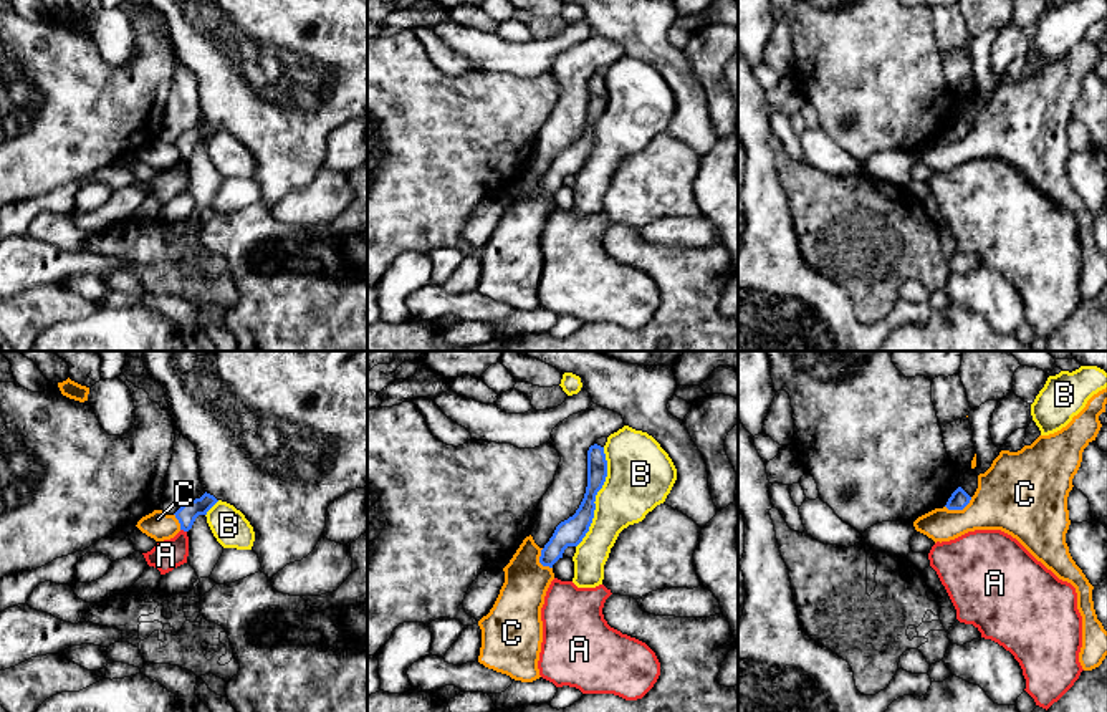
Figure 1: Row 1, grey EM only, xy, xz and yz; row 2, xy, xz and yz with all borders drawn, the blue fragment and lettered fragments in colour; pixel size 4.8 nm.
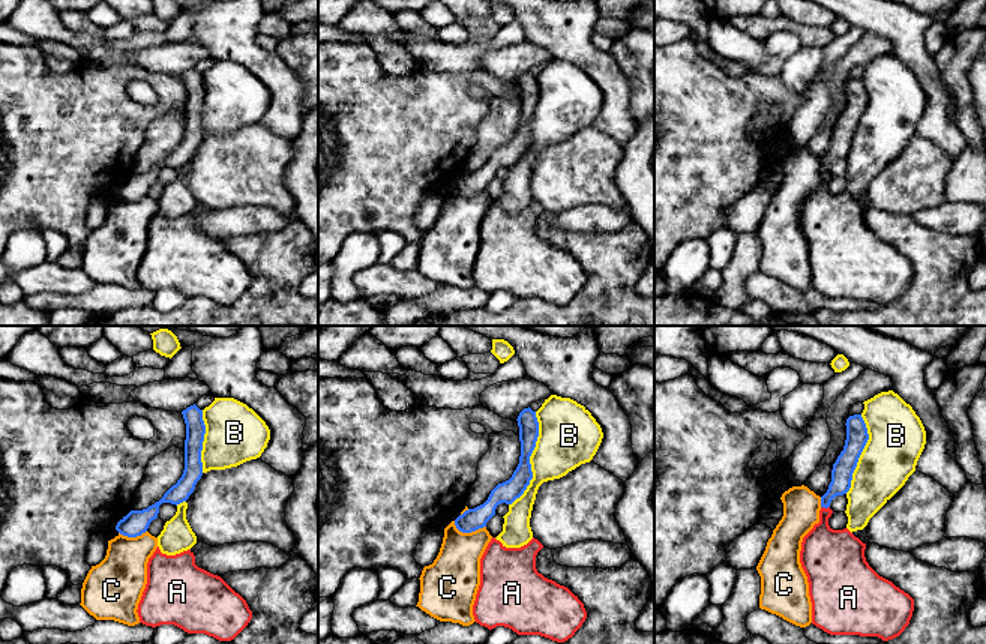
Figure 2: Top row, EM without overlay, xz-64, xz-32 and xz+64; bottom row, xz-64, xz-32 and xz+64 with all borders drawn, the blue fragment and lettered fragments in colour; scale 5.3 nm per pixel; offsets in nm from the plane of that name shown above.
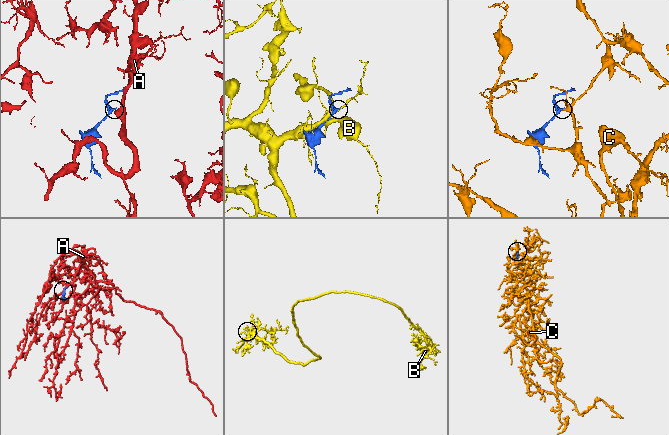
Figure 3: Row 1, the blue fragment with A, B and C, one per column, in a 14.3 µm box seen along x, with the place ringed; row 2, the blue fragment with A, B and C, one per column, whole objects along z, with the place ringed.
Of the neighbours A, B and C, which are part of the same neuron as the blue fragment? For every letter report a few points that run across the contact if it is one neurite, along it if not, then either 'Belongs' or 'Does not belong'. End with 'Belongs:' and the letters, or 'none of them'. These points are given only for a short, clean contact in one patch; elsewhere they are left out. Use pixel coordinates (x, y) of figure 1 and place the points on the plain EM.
A: Line: xy (181, 158), (186, 161). Does not belong
B: Does not belong
C: Line: yz (972, 126), (962, 138), (945, 136). Does not belong
Belongs: none of them

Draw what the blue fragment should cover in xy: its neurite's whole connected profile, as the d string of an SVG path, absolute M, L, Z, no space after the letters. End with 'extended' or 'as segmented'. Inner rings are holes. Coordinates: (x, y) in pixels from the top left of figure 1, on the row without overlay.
M204 123L200 127L185 131L174 144L180 152L180 159L189 161L199 144L207 144L207 141L217 132L218 129L210 124Z; as segmented

